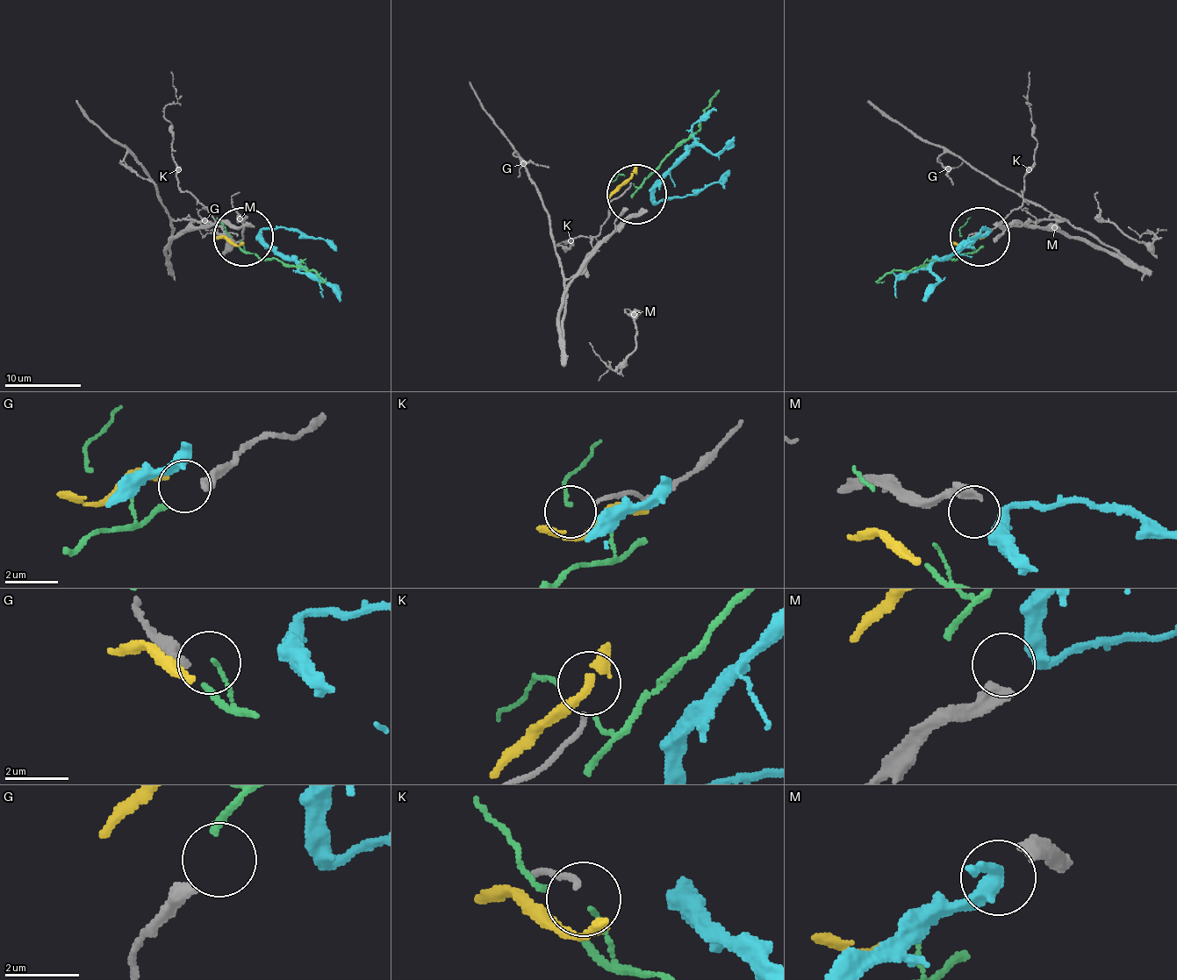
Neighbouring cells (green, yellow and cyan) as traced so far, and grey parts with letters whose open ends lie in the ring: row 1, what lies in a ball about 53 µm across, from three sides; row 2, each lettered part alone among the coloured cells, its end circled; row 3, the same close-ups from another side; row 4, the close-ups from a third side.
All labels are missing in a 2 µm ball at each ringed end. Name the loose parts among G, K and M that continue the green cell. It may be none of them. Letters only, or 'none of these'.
G

